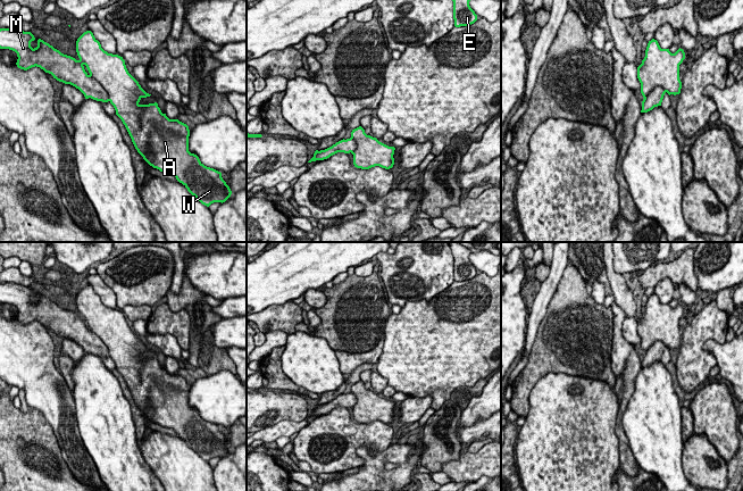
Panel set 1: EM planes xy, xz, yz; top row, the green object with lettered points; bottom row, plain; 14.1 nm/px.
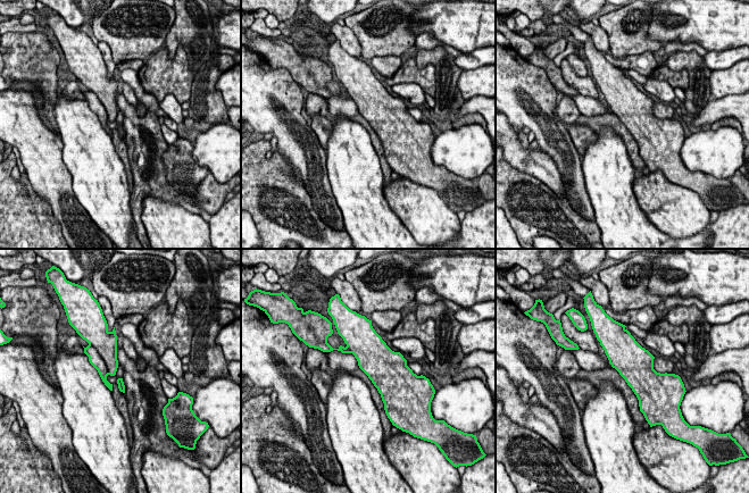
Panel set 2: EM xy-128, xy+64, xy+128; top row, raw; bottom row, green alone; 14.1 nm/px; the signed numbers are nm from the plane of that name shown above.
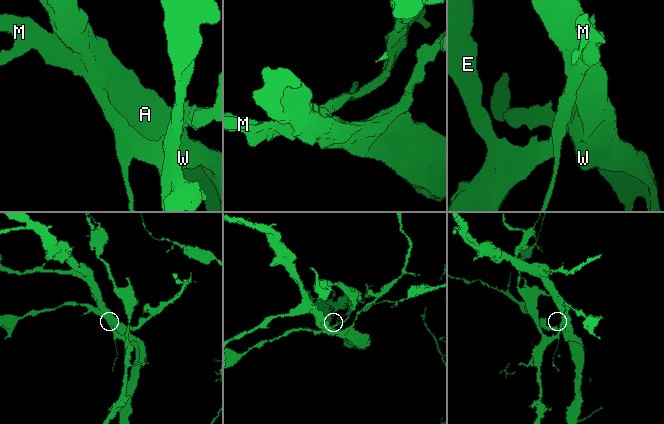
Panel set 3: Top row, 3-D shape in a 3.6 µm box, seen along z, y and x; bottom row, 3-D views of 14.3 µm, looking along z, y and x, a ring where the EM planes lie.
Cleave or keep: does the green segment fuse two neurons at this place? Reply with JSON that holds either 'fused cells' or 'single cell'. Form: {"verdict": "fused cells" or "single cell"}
{"verdict": "fused cells"}

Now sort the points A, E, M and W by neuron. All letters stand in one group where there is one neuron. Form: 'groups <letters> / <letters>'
groups A W / E M

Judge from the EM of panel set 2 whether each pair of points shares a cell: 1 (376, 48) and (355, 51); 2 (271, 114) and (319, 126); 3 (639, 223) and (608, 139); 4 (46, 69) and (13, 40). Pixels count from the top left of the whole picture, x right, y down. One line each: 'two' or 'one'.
1: two
2: two
3: one
4: one

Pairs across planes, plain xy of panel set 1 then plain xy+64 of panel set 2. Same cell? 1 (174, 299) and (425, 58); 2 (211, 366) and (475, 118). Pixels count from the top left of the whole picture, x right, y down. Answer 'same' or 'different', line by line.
1: same
2: same

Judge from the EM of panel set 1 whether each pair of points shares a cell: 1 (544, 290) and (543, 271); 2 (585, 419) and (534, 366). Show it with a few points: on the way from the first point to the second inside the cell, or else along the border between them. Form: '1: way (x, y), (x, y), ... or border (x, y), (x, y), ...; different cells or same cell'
1: border (550, 266), (548, 276), (541, 283); different cells
2: border (570, 374), (548, 373), (535, 384), (529, 399); different cells

